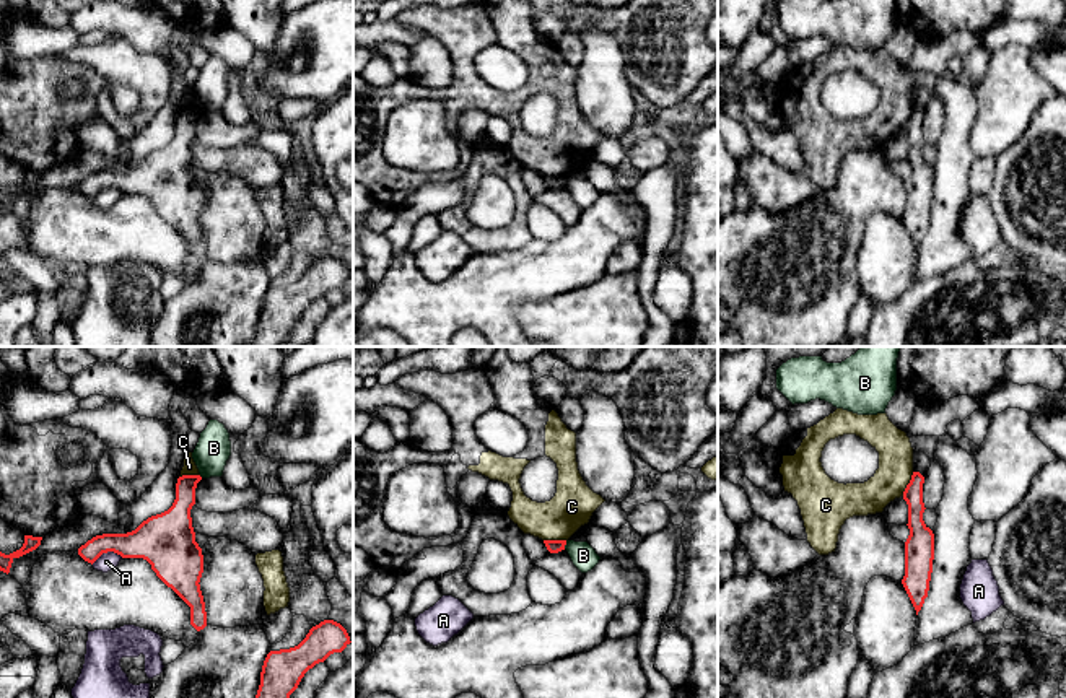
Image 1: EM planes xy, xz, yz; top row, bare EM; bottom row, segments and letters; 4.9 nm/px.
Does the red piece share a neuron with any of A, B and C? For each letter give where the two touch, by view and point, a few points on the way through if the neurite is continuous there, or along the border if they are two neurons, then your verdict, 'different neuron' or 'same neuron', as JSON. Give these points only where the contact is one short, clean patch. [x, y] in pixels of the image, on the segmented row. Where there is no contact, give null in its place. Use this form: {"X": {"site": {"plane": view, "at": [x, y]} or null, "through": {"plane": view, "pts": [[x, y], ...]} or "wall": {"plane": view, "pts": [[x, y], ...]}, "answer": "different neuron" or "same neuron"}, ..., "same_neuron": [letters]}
{"A": {"site": {"plane": "xy", "at": [106, 552]}, "answer": "different neuron"}, "B": {"site": {"plane": "xz", "at": [565, 544]}, "wall": {"plane": "xz", "pts": [[567, 540], [563, 549]]}, "answer": "different neuron"}, "C": {"site": {"plane": "yz", "at": [908, 484]}, "answer": "different neuron"}, "same_neuron": []}

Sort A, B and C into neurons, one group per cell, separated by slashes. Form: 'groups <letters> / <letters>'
groups A / B / C

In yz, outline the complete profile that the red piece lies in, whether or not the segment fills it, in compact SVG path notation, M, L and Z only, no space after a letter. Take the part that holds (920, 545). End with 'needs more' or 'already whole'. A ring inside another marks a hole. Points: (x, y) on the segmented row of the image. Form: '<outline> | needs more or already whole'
M913 472L910 483L903 491L903 500L908 504L908 529L910 535L905 542L905 576L902 584L916 610L921 610L928 597L929 581L934 560L934 534L924 524L923 513L923 483L924 477Z | already whole

